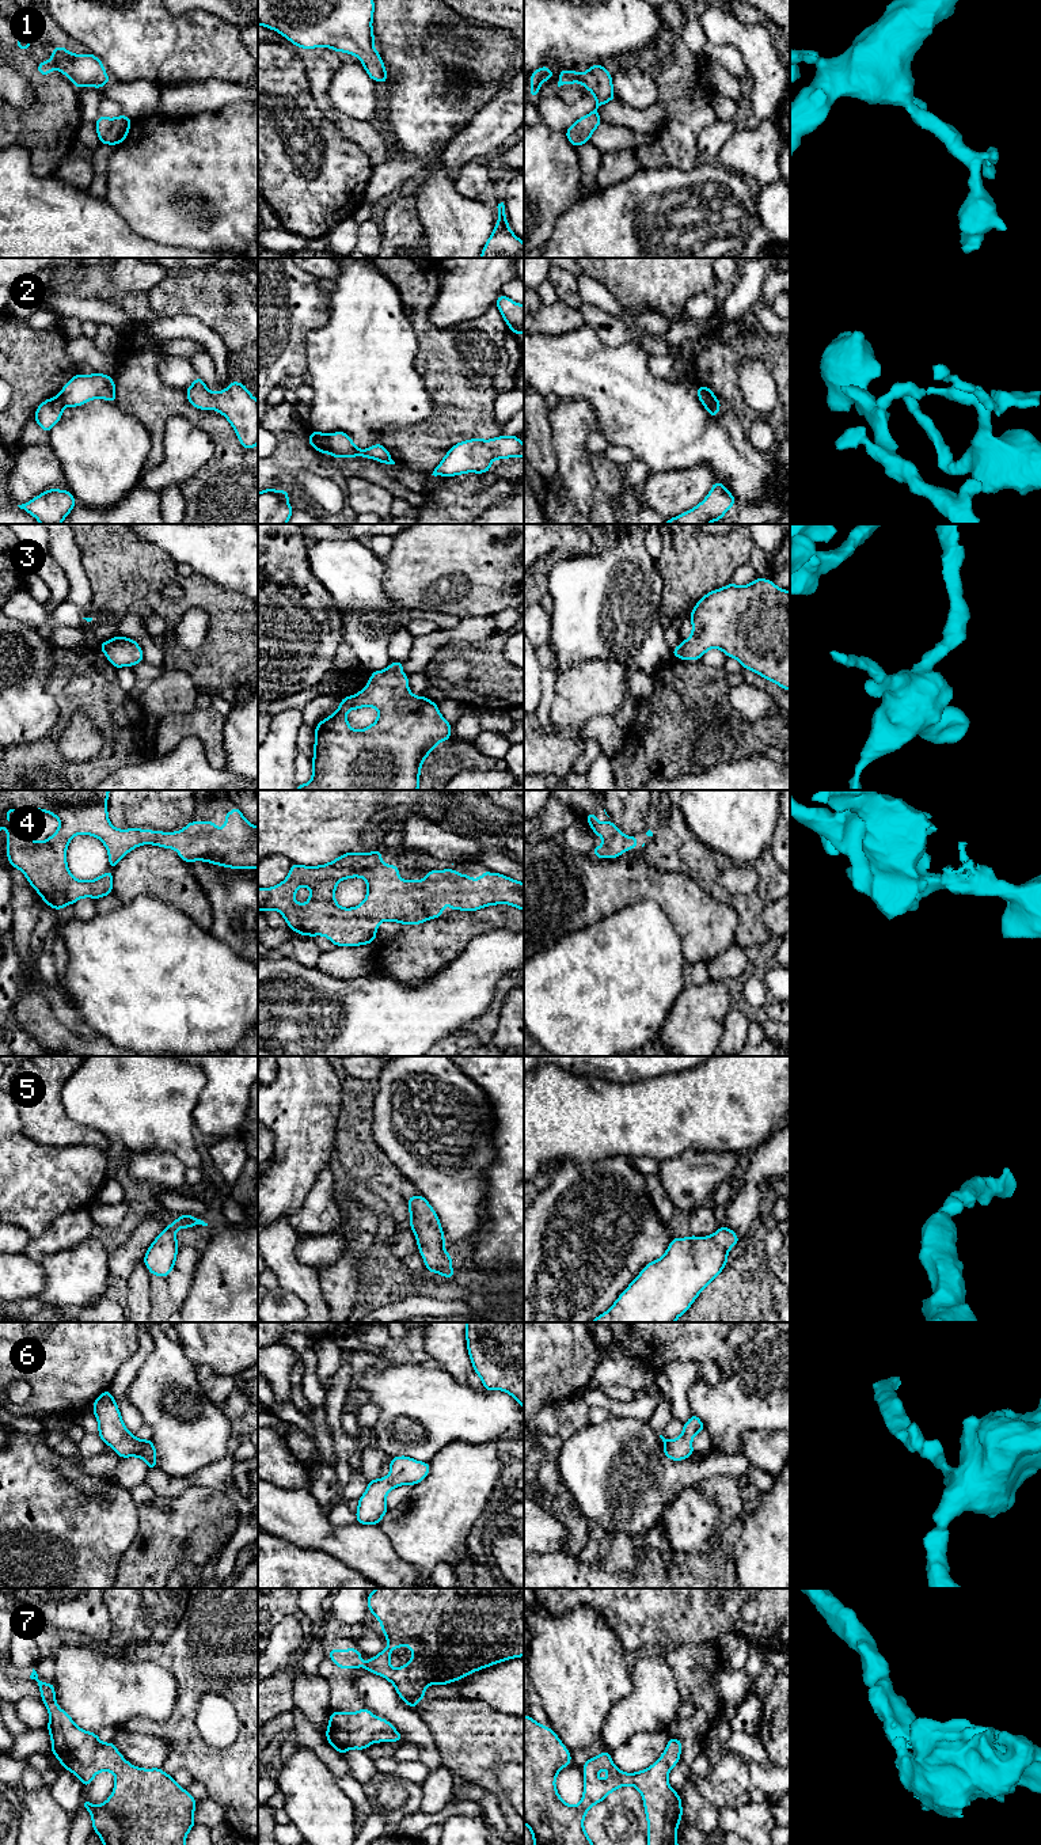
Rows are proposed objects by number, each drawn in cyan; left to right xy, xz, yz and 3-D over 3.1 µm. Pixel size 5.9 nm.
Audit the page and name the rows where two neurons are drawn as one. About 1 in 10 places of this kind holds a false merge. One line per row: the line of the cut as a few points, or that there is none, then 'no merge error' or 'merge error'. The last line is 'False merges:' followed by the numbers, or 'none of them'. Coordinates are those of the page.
1: no cut | no merge error
2: xz (326, 435), (329, 452) | merge error
3: no cut | no merge error
4: no cut | no merge error
5: no cut | no merge error
6: no cut | no merge error
7: no cut | no merge error
False merges: 2

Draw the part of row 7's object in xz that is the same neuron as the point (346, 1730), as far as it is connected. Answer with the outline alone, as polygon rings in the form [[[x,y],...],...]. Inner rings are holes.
[[[368,1708],[358,1712],[333,1712],[326,1738],[339,1754],[347,1750],[366,1750],[377,1742],[403,1742],[403,1736],[383,1717],[376,1717]]]

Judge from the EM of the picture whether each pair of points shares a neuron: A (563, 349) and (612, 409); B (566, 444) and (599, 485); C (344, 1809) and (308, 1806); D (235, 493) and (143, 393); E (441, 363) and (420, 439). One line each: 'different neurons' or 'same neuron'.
A: same neuron
B: same neuron
C: same neuron
D: same neuron
E: same neuron

